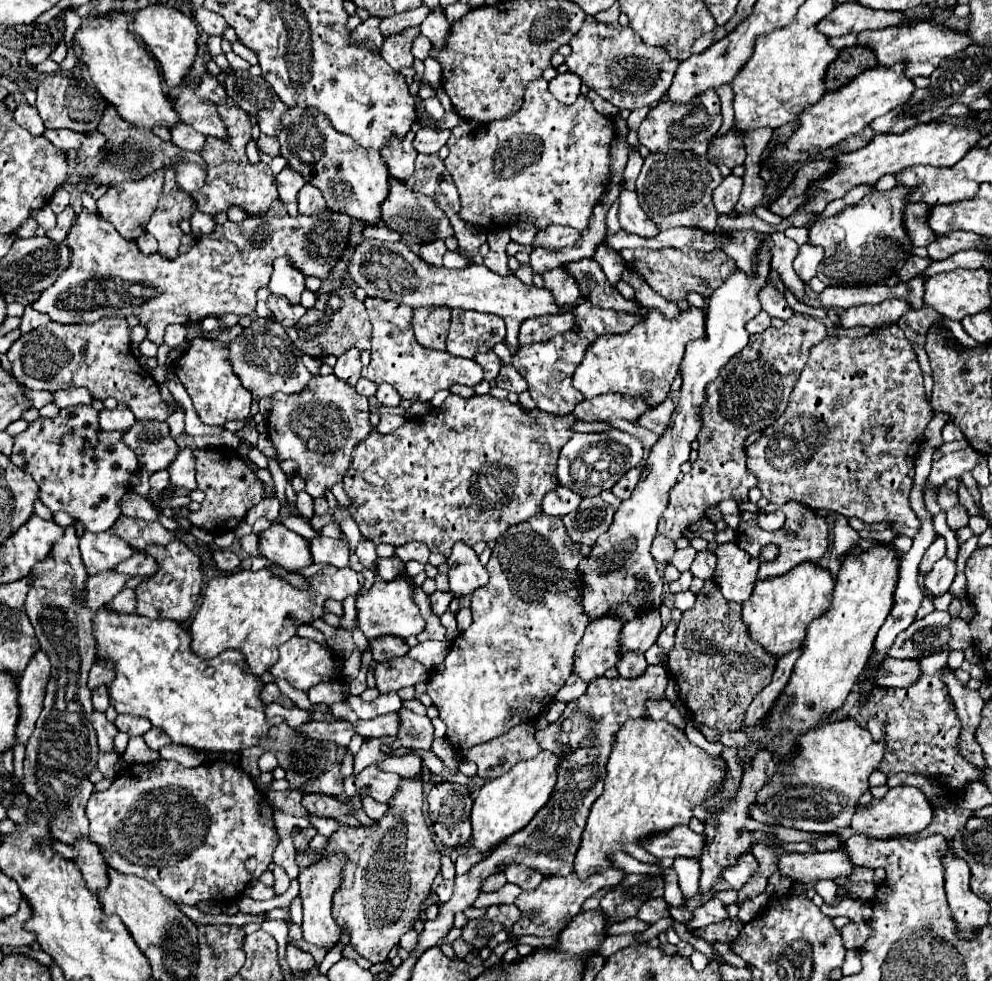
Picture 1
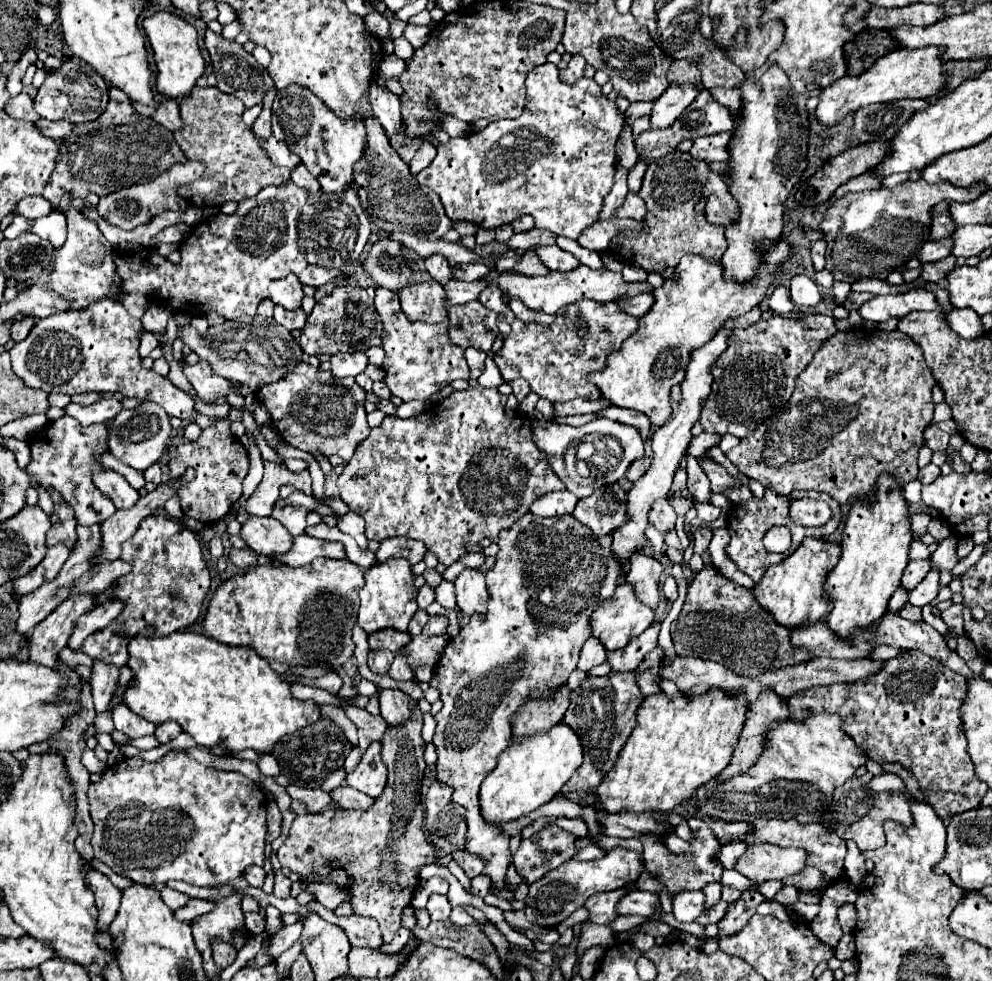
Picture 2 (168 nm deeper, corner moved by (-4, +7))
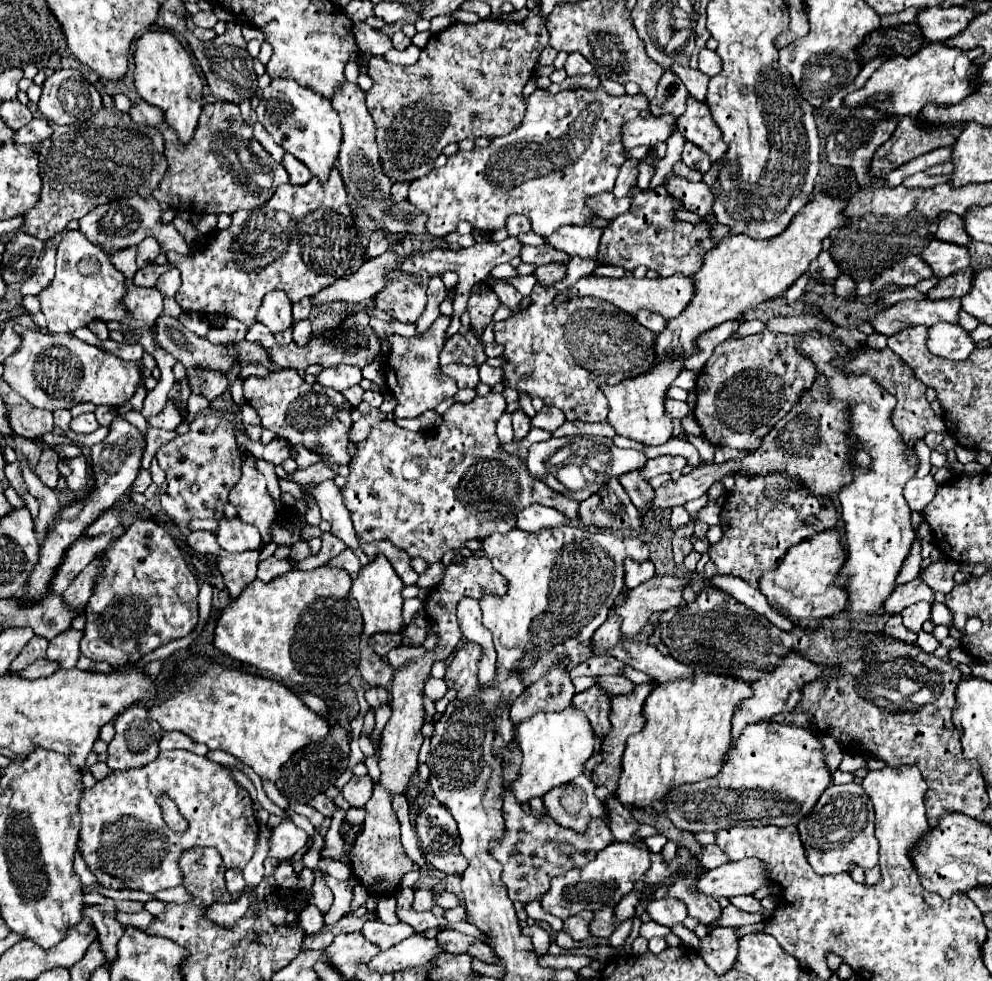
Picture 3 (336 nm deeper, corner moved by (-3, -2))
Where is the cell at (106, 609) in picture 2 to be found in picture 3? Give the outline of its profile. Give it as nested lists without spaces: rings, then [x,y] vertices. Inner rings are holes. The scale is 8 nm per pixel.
[[[75,629],[63,631],[63,635],[57,635],[55,639],[49,641],[45,659],[55,661],[61,669],[73,669],[79,659],[79,641],[81,641],[79,631]]]

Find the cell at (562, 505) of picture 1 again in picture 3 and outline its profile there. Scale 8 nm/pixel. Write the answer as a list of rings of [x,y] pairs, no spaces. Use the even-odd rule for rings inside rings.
[[[543,505],[525,507],[517,515],[517,527],[523,531],[539,531],[539,529],[557,527],[563,523],[567,523],[565,515],[559,515],[559,511],[553,511],[551,507],[543,507]]]

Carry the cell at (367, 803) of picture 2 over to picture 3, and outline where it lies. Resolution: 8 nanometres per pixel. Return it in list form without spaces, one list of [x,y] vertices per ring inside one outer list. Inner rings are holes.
[[[325,793],[315,795],[315,797],[309,801],[309,805],[311,805],[315,811],[319,811],[321,815],[325,815],[325,817],[331,817],[331,815],[333,815],[333,811],[337,809],[337,807],[335,807],[335,803],[333,803]]]

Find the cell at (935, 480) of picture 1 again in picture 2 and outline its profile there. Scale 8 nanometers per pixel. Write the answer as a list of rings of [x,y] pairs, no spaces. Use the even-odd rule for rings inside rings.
[[[928,464],[928,466],[924,466],[924,468],[920,468],[920,474],[918,474],[918,480],[922,482],[922,484],[930,484],[930,482],[934,482],[936,478],[940,476],[940,468],[936,466],[936,464]]]

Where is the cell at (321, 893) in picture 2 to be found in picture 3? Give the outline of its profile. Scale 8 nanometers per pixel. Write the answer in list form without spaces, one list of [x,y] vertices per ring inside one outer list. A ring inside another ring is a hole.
[[[358,884],[353,889],[353,901],[351,902],[352,911],[359,909],[364,903],[366,903],[369,897],[369,892],[367,889]]]

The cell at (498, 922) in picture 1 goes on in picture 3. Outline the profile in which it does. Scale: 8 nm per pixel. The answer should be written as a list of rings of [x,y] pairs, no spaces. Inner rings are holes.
[[[527,925],[527,927],[523,927],[523,933],[531,937],[533,947],[535,947],[535,951],[537,951],[539,955],[545,955],[545,953],[549,951],[549,933],[547,933],[545,929],[541,929],[541,927],[537,927],[537,925],[533,925],[533,927]]]

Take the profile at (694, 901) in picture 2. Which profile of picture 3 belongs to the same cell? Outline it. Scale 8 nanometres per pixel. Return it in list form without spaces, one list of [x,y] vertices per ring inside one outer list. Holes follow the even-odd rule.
[[[651,899],[645,907],[645,913],[649,915],[651,921],[671,927],[675,923],[683,923],[683,919],[687,917],[687,909],[683,903],[679,903],[677,899]]]

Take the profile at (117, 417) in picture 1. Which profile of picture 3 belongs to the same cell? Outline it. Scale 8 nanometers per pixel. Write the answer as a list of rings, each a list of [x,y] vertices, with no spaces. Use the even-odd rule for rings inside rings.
[[[83,413],[79,417],[73,417],[69,427],[75,433],[93,433],[99,427],[99,423],[97,423],[97,419],[95,419],[93,413]]]

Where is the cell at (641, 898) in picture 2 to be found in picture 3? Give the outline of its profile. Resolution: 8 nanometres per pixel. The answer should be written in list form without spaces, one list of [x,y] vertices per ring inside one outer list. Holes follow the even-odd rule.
[[[605,907],[601,911],[595,911],[595,917],[591,919],[591,935],[599,937],[599,939],[607,939],[613,933],[613,925],[615,925],[615,917],[613,917],[613,909]]]

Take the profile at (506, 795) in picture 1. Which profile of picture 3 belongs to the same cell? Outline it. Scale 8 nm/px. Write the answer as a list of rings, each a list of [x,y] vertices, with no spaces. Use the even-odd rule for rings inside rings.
[[[573,705],[559,713],[539,711],[537,715],[531,715],[531,719],[523,719],[523,723],[517,725],[517,743],[523,763],[519,769],[519,779],[511,785],[511,791],[519,803],[533,797],[543,797],[549,789],[569,783],[577,775],[585,773],[585,763],[595,753],[593,727]]]

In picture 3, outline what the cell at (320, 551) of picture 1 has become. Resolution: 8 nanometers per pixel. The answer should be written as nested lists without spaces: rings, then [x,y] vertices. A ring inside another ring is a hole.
[[[269,557],[263,563],[259,563],[257,569],[257,579],[261,579],[263,583],[269,583],[273,577],[281,575],[281,573],[289,573],[293,571],[293,565],[289,559],[277,559],[277,557]]]

